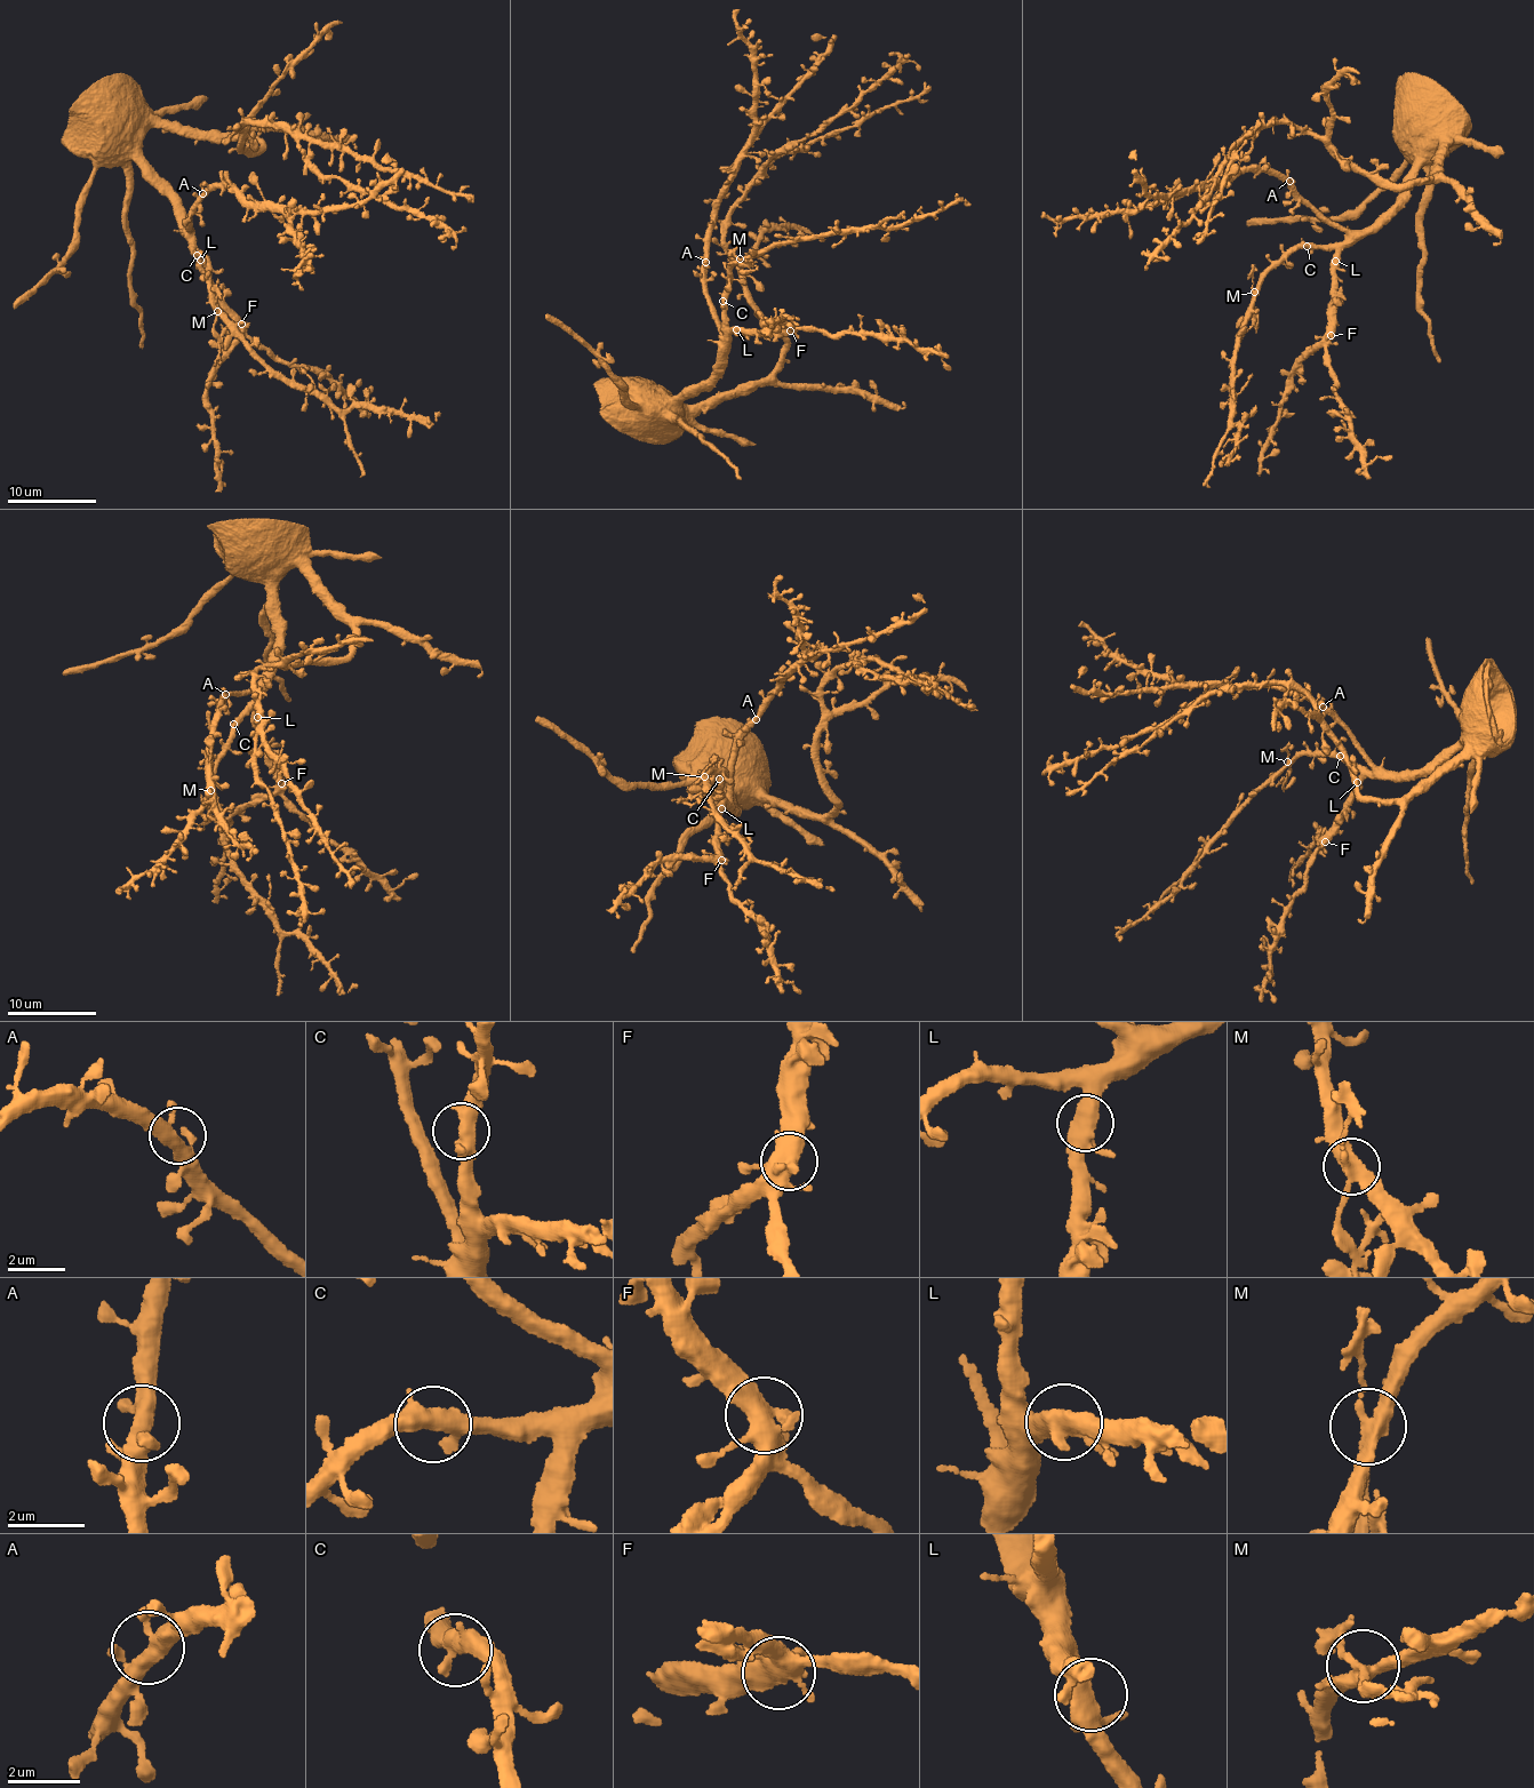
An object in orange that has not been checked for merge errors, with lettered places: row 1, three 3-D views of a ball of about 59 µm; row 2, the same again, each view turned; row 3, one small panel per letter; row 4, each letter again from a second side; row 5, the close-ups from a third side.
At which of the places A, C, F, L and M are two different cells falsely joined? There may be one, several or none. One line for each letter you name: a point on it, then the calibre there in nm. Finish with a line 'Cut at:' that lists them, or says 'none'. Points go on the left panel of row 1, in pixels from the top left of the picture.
M: (217, 311) | 360 nm
Cut at: M

